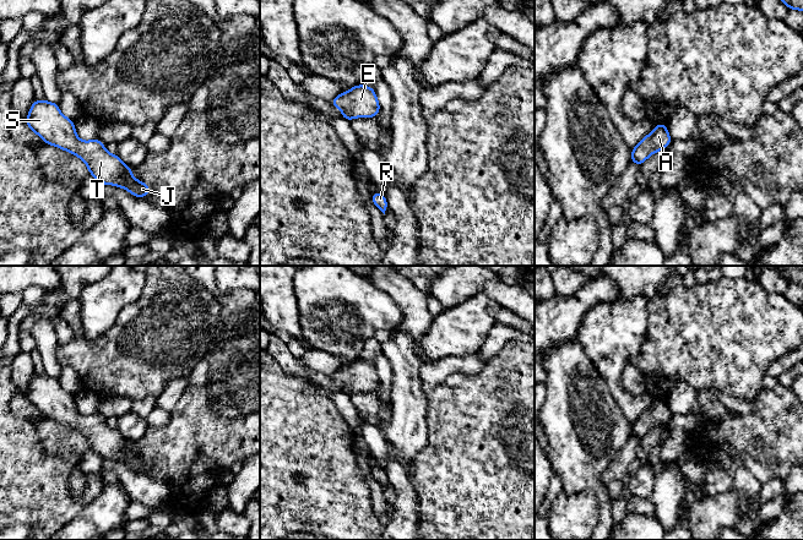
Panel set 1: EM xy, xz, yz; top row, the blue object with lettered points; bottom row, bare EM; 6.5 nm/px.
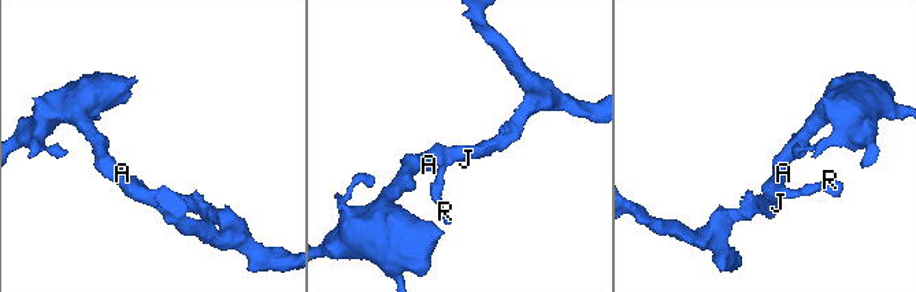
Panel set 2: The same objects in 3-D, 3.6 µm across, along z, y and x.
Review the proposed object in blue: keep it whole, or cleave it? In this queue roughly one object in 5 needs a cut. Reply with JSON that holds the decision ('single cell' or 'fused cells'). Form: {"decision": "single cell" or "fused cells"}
{"decision": "single cell"}

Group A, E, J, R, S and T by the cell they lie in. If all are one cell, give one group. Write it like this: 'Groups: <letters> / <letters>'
Groups: A E J R S T

